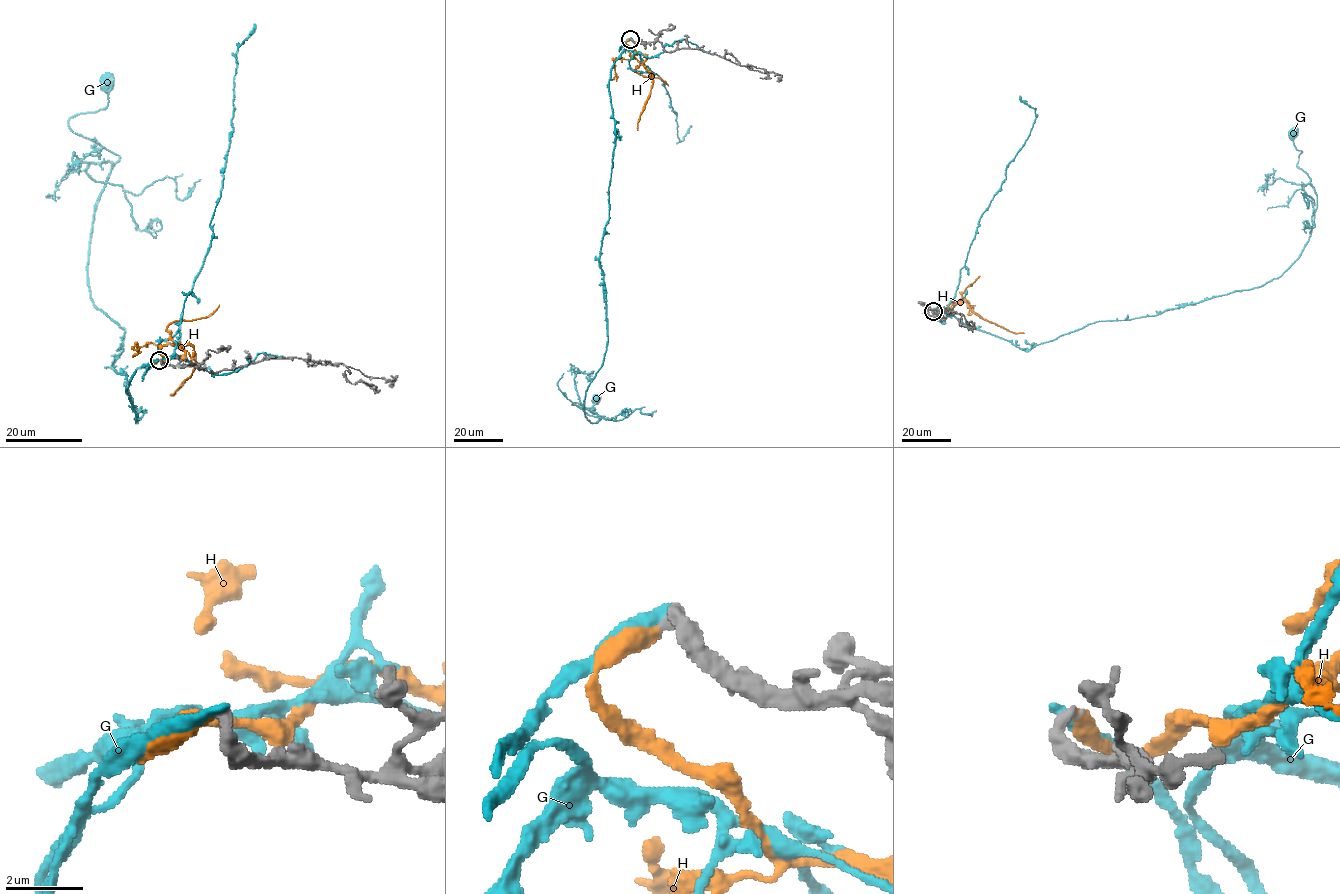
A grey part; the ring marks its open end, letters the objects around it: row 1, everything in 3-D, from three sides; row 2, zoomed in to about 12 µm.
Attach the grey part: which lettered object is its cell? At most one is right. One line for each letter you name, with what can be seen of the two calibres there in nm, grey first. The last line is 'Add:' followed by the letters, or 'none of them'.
H: calibres 320 and 400 nm
Add: H

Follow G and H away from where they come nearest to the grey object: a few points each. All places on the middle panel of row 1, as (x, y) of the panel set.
G: (630, 38), (609, 79), (607, 350), (584, 406), (591, 422), (604, 416), (572, 405), (596, 400)
H: (630, 39), (626, 43), (646, 56), (643, 65), (652, 77), (637, 130)

